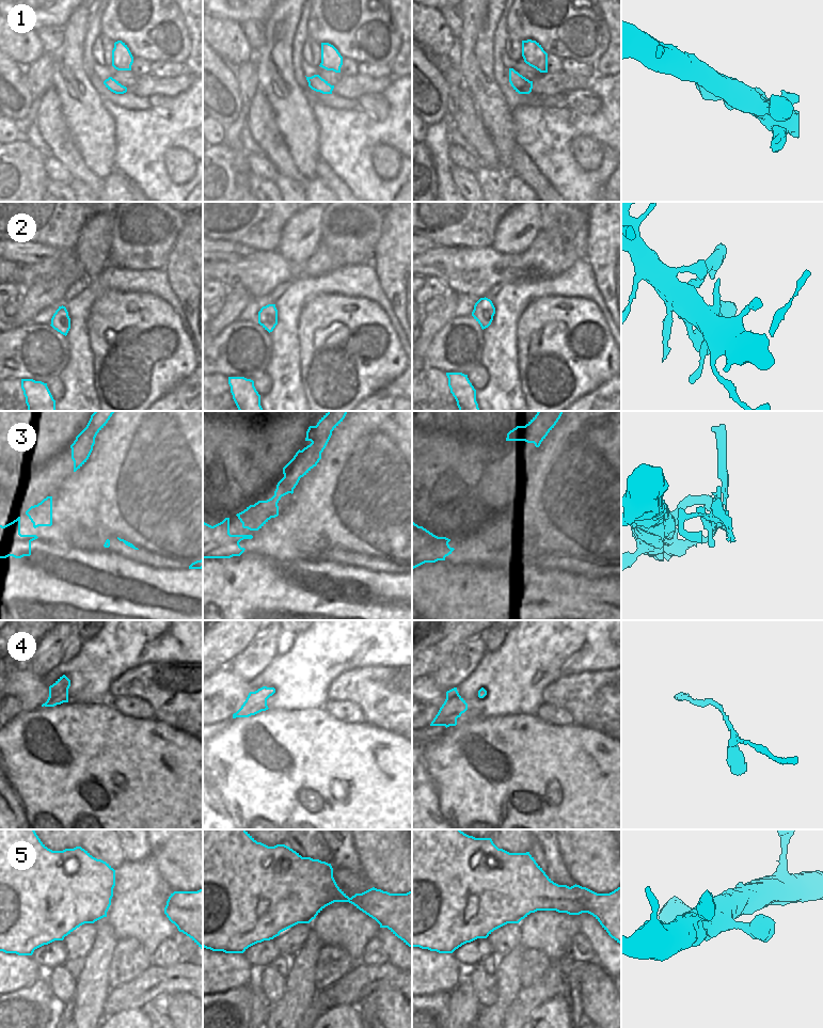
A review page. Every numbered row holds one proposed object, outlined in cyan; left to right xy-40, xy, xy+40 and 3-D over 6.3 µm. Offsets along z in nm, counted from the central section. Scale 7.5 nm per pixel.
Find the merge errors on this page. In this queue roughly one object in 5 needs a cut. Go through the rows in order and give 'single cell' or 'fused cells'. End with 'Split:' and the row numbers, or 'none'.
1: single cell
2: single cell
3: single cell
4: single cell
5: single cell
Split: none

